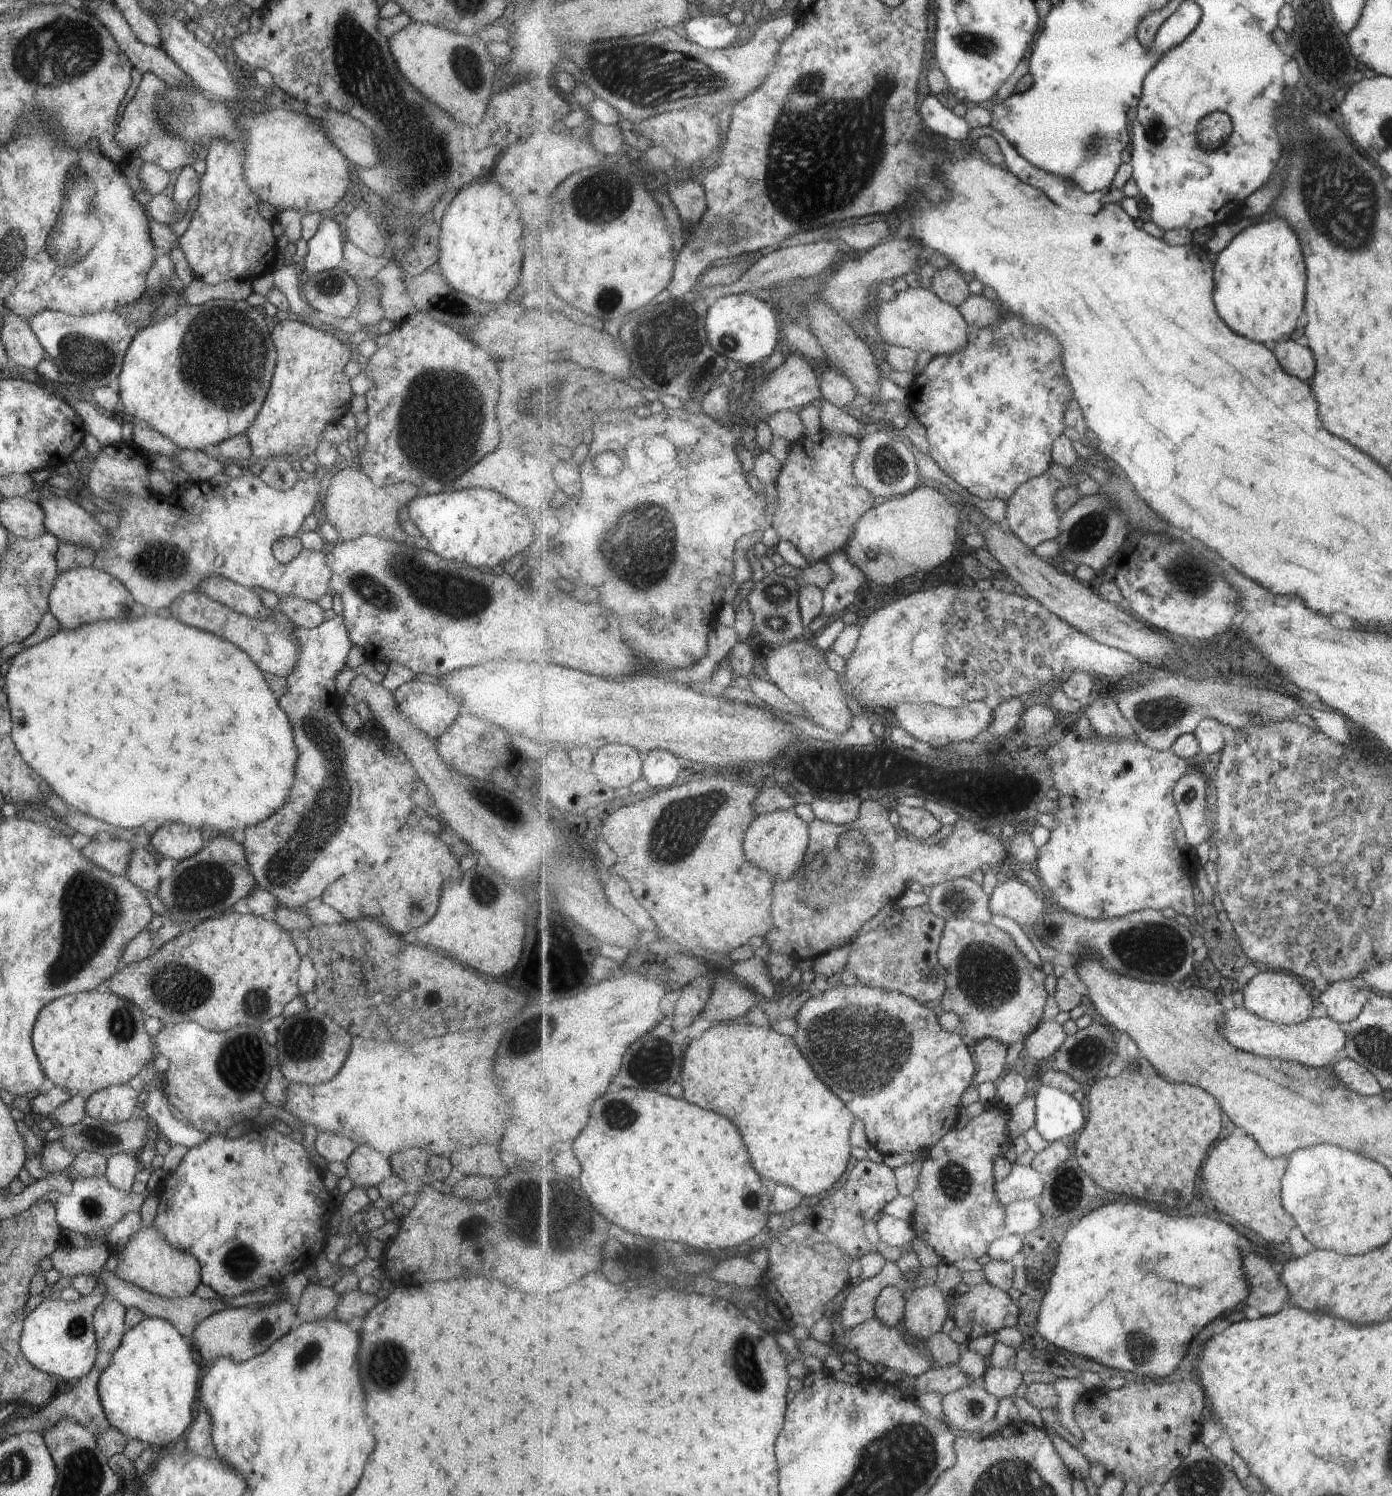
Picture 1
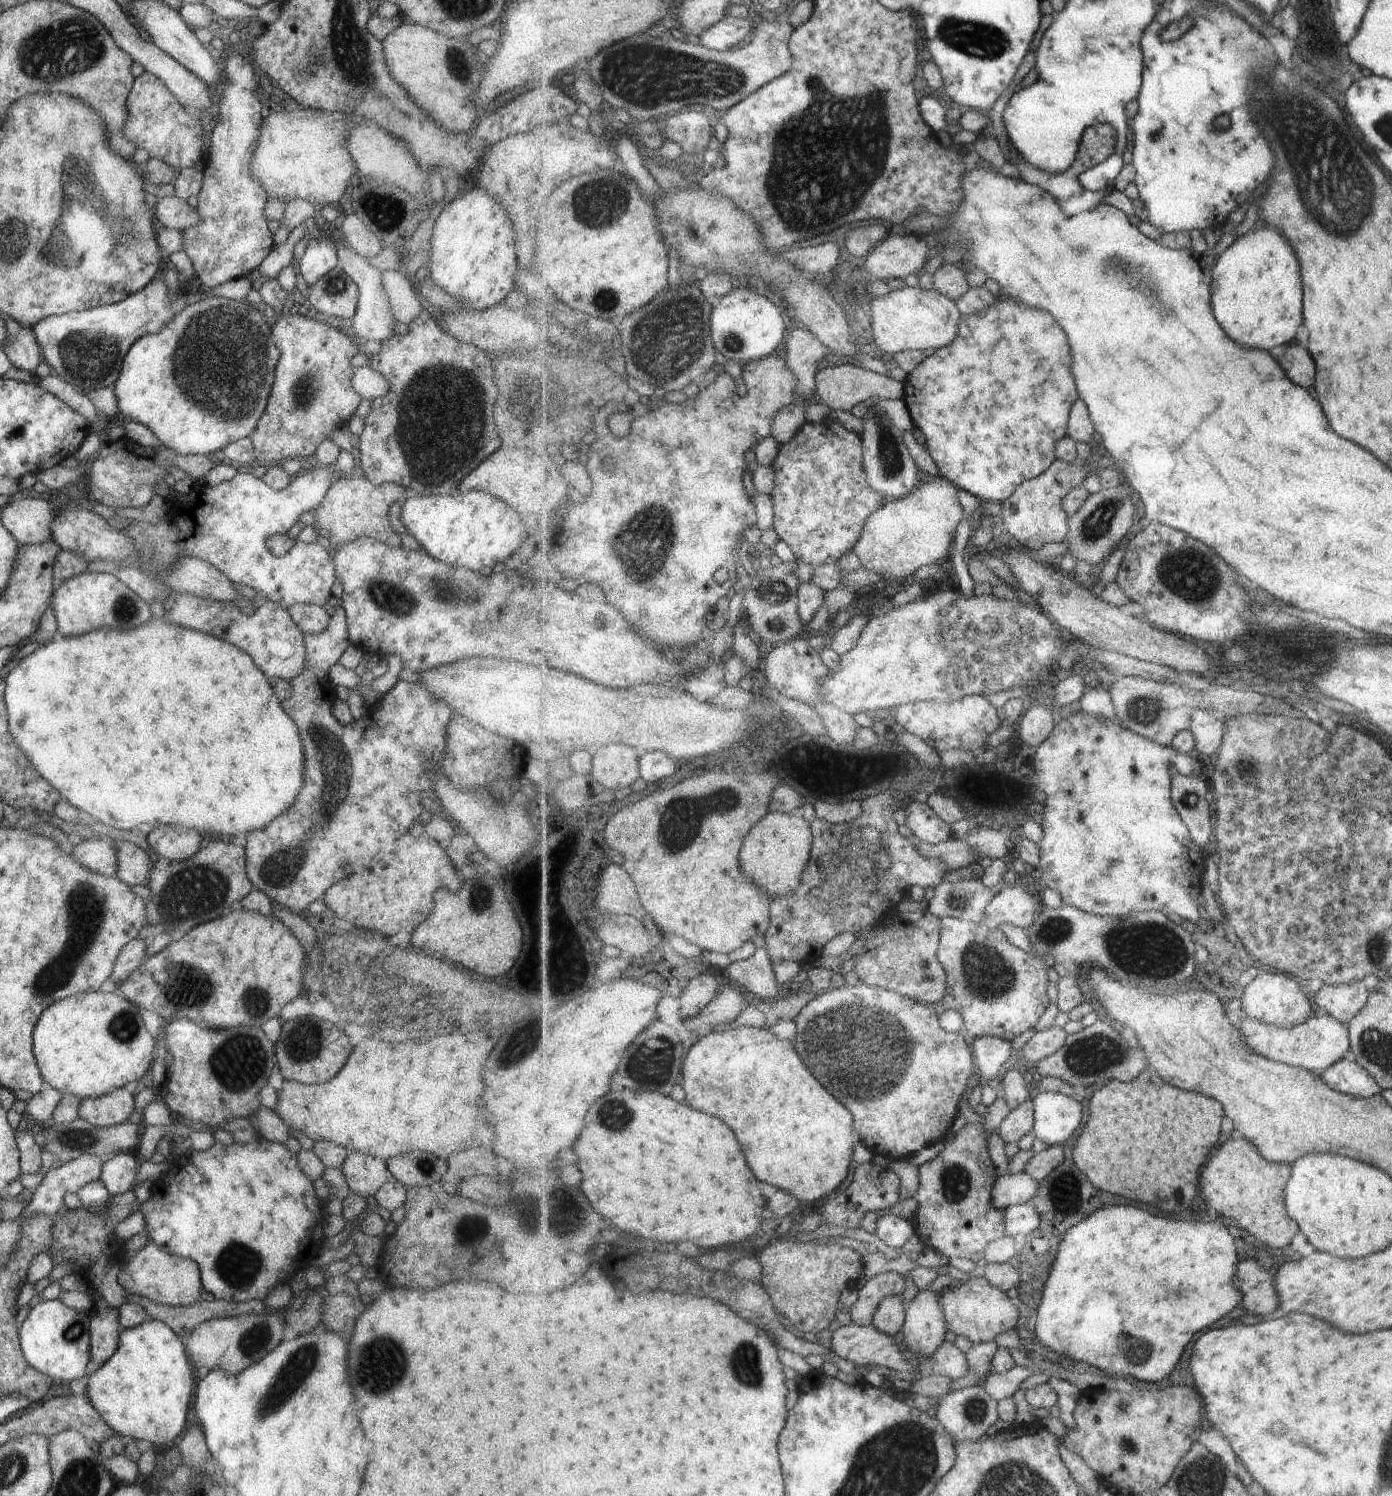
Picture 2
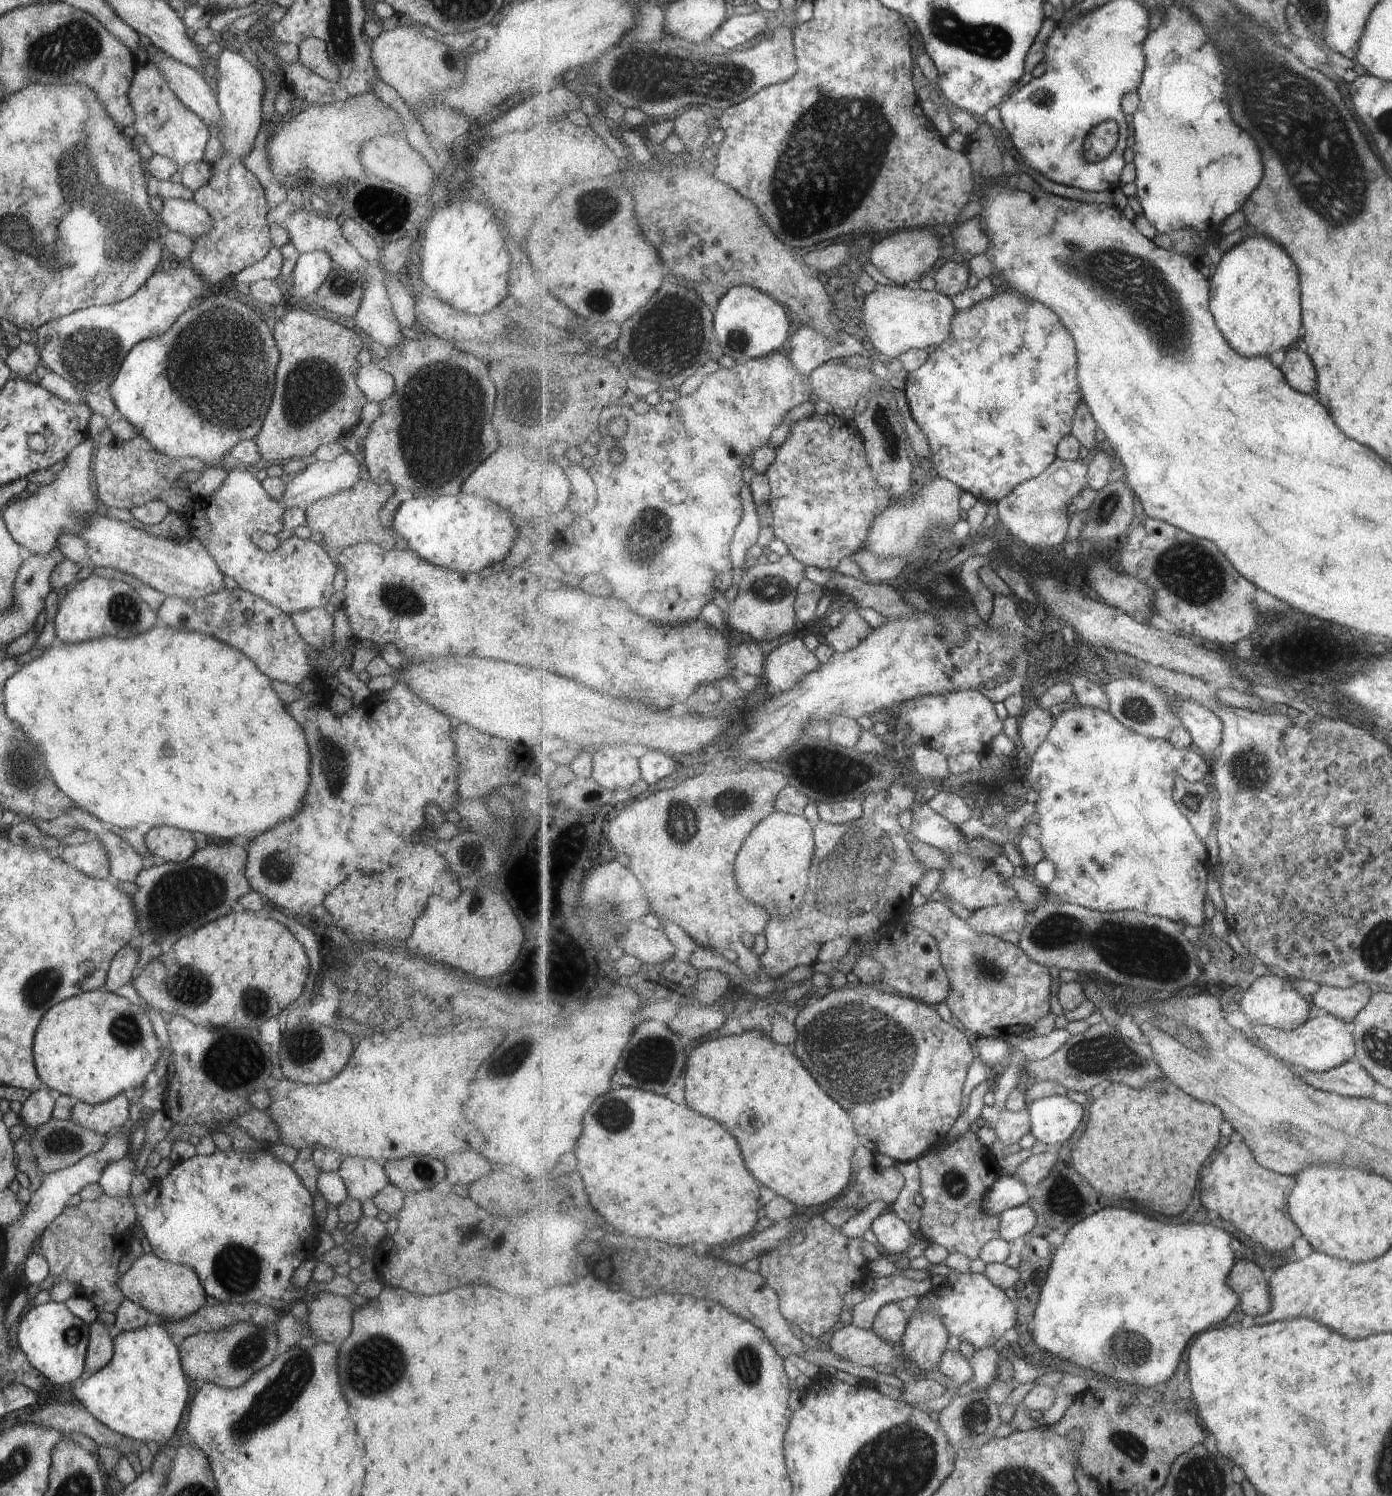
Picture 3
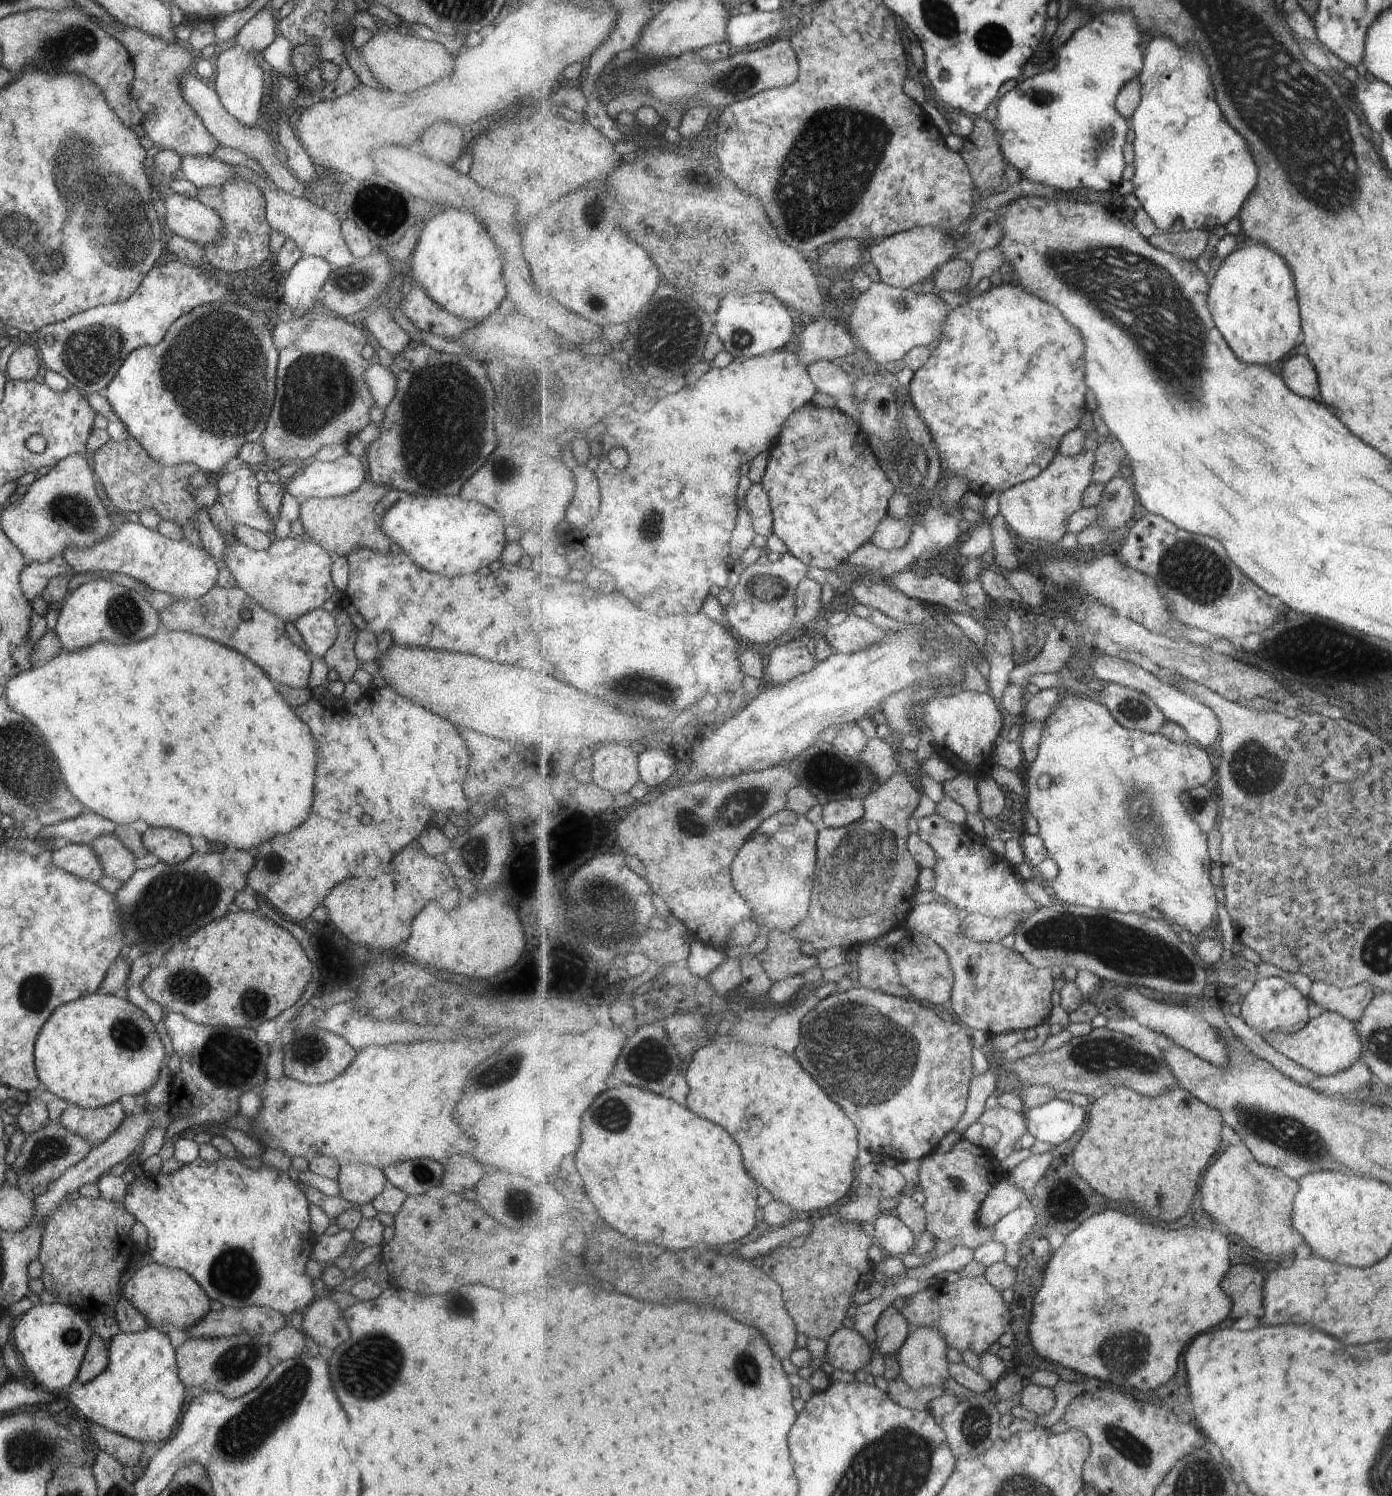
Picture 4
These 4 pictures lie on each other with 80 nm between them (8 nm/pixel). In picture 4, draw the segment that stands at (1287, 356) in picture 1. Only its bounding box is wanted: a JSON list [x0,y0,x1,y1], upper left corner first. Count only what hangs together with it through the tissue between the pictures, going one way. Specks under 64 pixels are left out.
[1281,354,1321,400]

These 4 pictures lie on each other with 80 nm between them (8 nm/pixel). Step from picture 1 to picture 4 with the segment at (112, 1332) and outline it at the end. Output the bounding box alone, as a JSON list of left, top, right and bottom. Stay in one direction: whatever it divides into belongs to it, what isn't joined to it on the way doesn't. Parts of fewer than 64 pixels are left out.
[74,1332,108,1384]

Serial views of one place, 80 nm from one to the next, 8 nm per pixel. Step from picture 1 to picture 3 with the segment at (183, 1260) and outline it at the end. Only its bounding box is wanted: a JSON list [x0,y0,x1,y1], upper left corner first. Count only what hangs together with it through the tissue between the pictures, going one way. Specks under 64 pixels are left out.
[117,1252,206,1321]

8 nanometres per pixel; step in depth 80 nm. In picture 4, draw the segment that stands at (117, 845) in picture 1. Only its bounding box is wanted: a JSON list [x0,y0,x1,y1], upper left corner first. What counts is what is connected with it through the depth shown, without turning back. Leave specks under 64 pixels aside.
[45,843,103,883]

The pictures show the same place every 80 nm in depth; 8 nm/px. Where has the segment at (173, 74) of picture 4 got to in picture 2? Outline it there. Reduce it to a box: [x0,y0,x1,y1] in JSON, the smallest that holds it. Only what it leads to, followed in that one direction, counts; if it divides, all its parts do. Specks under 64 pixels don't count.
[122,71,205,168]

